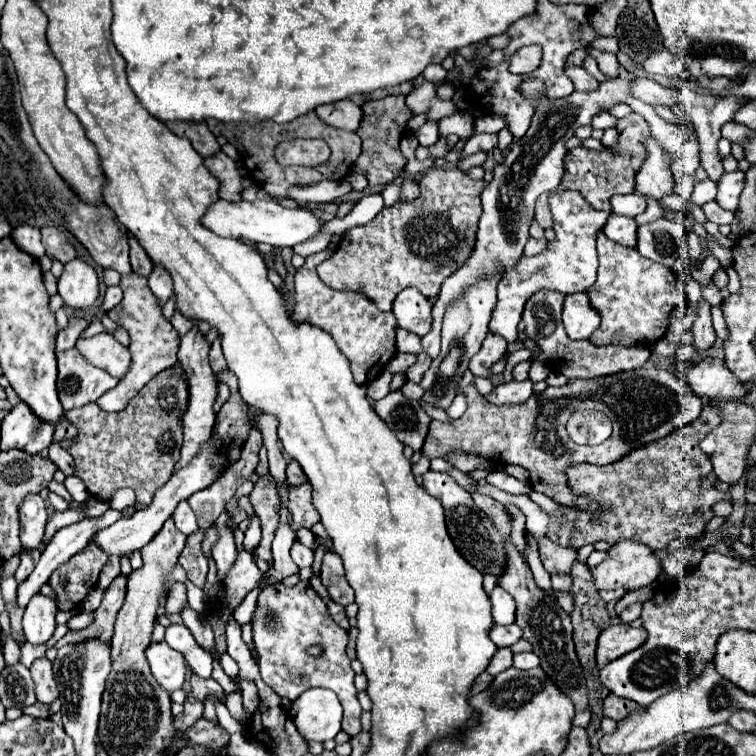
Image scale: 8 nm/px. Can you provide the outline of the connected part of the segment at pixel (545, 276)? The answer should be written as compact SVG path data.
M558 191L550 197L550 209L554 215L554 231L556 239L548 243L548 247L536 257L522 257L516 267L506 273L498 283L498 303L494 307L490 319L490 333L500 335L506 343L514 343L518 339L518 323L524 309L524 303L534 291L540 289L556 289L564 295L586 291L596 281L598 255L596 255L596 231L604 227L608 219L608 211L596 211L586 201L572 191Z

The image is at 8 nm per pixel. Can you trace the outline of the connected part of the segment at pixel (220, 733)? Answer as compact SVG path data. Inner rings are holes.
M204 717L192 725L188 735L190 743L206 743L206 745L212 745L212 749L224 747L228 739L230 739L230 733L220 723L212 723Z

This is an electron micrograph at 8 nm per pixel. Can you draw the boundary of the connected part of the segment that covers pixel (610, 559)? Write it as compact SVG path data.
M620 541L608 549L608 557L592 569L596 589L624 587L626 591L650 585L660 575L660 559L638 541Z

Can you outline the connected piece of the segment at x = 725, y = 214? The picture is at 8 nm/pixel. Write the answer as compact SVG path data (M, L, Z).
M710 201L710 203L702 205L702 211L704 211L706 219L716 223L716 225L724 225L724 223L732 223L734 221L734 213L722 209L716 201Z

